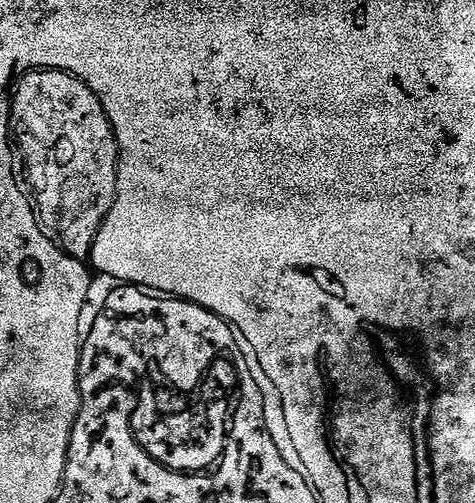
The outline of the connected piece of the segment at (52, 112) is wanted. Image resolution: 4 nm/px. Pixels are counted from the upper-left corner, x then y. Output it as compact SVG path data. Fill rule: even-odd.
M24 64L8 80L8 116L4 116L4 152L10 152L8 176L12 176L12 184L20 192L20 200L28 204L28 216L32 216L36 228L68 228L68 220L89 220L97 214L99 220L112 220L113 173L100 168L76 168L76 164L111 165L120 132L88 136L87 118L76 113L76 88L78 73L68 64Z

